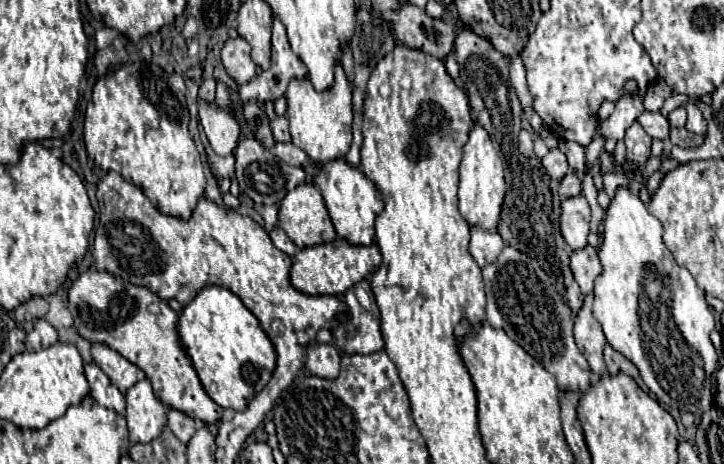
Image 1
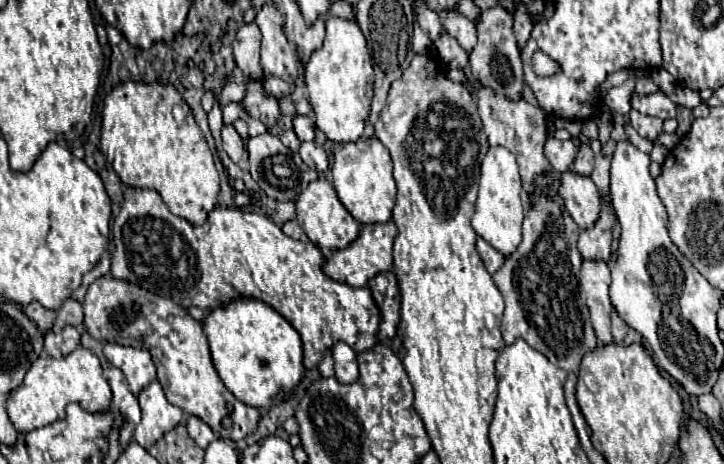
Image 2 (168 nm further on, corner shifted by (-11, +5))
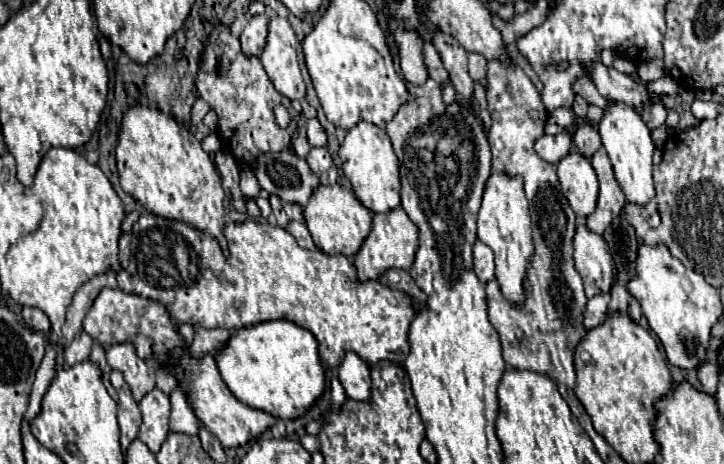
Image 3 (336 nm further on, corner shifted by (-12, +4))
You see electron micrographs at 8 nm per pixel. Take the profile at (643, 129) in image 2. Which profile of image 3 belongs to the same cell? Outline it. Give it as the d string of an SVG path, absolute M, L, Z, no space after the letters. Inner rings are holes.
M654 103L650 109L646 109L642 113L642 119L644 119L644 123L646 123L646 127L650 131L654 131L660 125L664 125L664 121L666 121L666 109L664 109L664 105L662 103Z

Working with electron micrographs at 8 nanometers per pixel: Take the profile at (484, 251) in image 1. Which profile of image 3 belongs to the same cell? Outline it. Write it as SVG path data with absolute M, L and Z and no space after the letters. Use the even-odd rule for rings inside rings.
M476 241L474 243L474 271L482 283L494 279L494 253L488 245Z

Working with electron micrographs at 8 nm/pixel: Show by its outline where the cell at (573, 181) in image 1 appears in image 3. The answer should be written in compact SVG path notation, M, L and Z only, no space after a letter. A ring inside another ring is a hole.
M590 123L580 125L578 131L574 133L574 147L576 147L576 151L578 151L580 155L584 155L586 159L590 159L590 157L602 147L600 135L598 135L596 127L590 125Z

